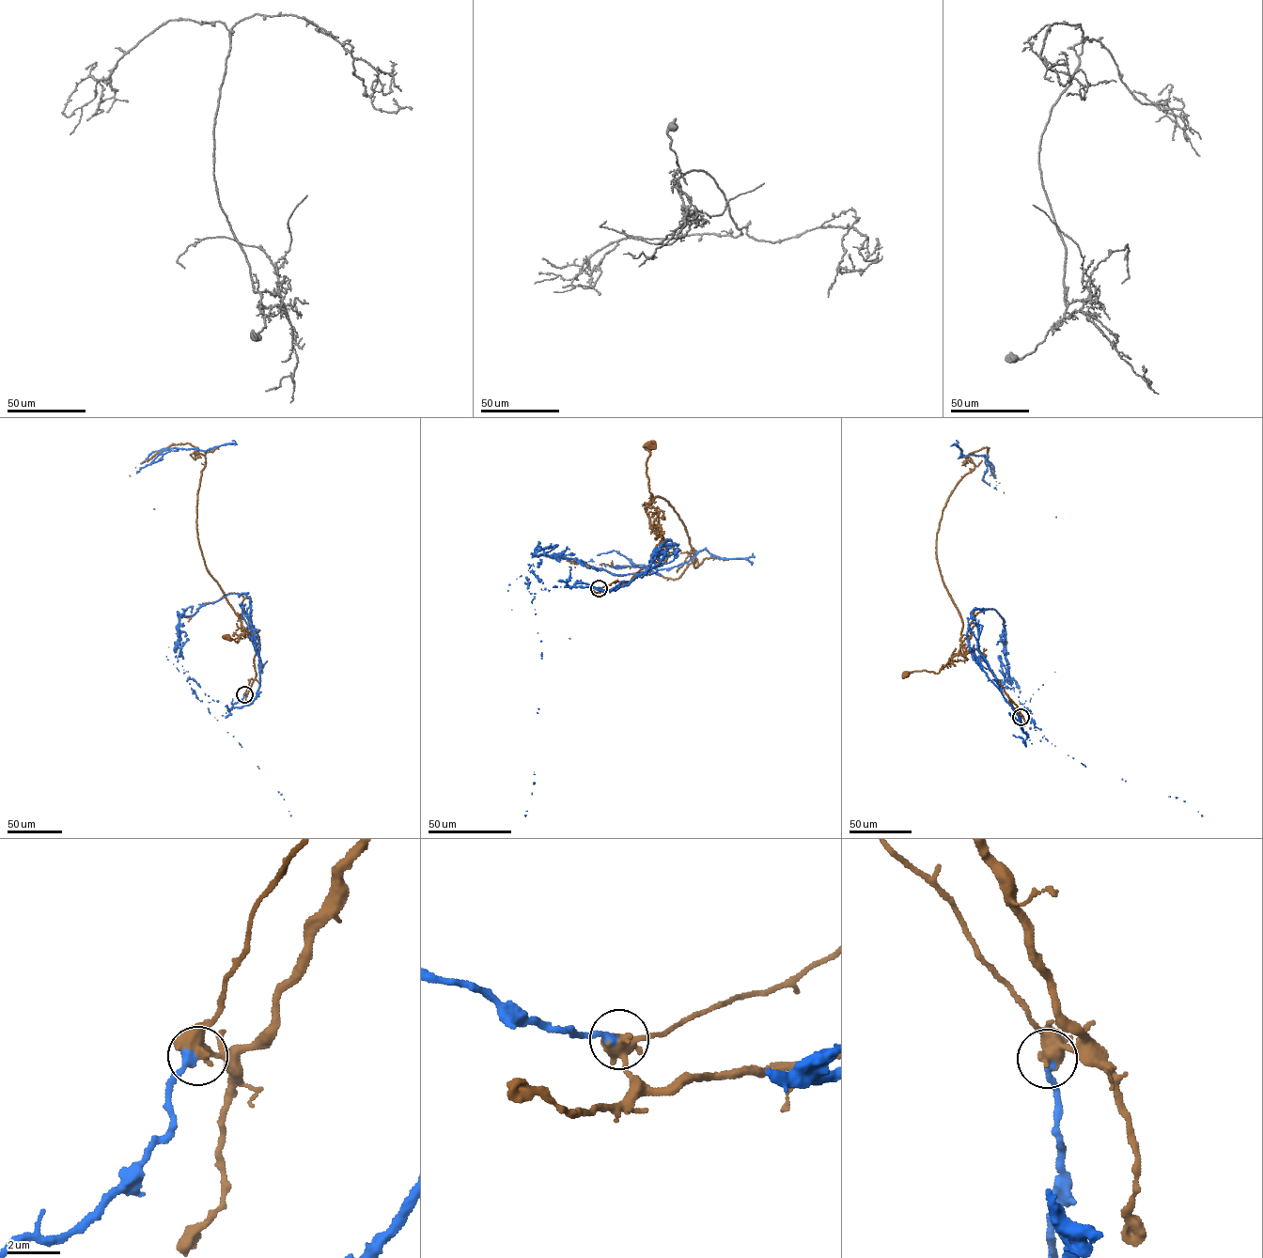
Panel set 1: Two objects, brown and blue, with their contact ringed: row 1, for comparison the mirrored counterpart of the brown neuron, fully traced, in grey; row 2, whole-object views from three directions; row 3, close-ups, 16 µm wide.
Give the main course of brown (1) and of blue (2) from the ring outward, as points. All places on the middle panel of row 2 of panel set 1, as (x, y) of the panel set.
1: (599, 588), (621, 585), (656, 558), (662, 538), (647, 472), (651, 445)
2: (599, 588), (574, 585), (614, 590), (678, 550), (668, 563), (617, 575), (532, 556), (542, 654), (525, 815)

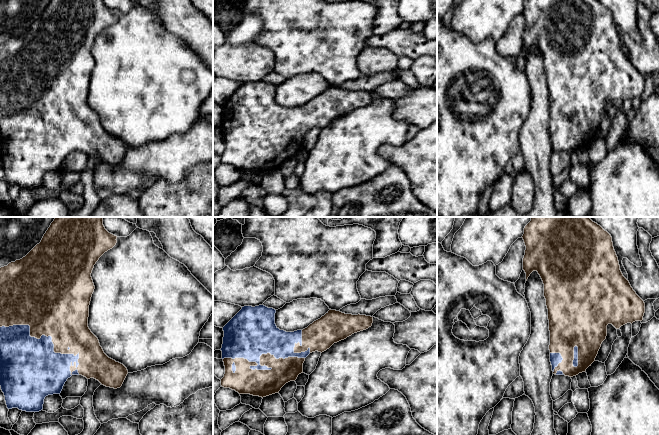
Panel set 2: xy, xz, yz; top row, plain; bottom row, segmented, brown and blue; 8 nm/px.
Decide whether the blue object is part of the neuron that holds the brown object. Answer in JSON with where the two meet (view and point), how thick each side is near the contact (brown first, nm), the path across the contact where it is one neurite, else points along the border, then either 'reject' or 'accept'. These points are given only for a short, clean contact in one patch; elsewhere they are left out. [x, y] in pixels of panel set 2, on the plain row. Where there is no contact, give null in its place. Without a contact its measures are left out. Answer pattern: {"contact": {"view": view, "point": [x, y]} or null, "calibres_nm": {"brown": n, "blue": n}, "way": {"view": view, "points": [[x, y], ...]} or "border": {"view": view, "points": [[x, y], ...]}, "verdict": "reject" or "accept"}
{"contact": {"view": "xy", "point": [50, 111]}, "calibres_nm": {"brown": 500, "blue": 380}, "verdict": "reject"}

